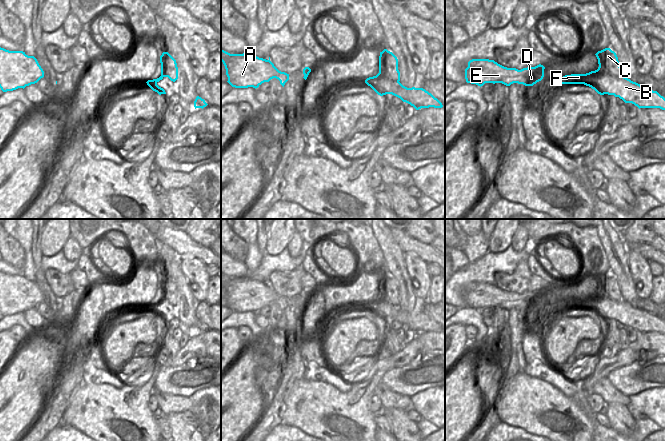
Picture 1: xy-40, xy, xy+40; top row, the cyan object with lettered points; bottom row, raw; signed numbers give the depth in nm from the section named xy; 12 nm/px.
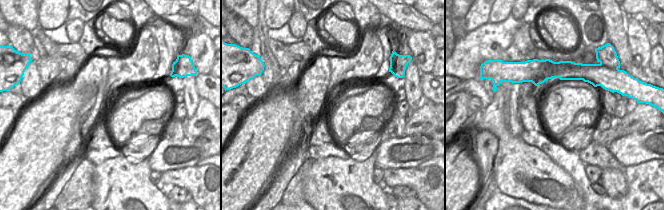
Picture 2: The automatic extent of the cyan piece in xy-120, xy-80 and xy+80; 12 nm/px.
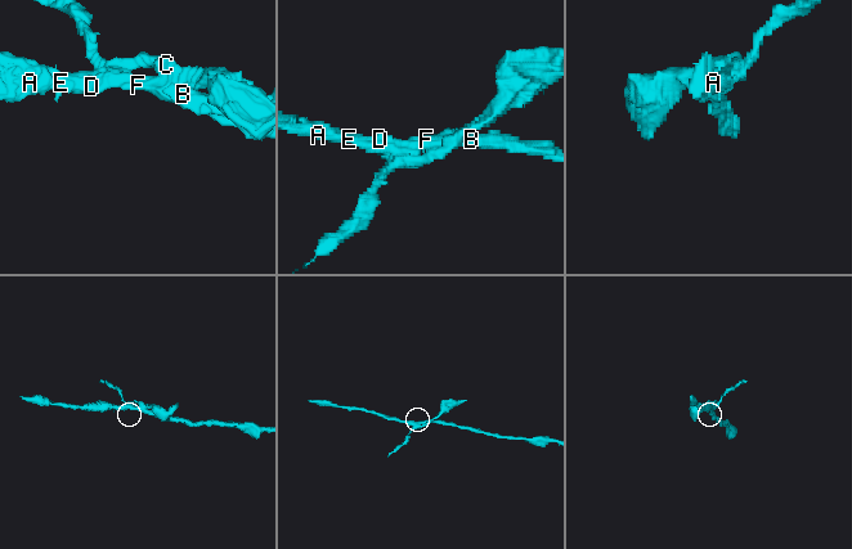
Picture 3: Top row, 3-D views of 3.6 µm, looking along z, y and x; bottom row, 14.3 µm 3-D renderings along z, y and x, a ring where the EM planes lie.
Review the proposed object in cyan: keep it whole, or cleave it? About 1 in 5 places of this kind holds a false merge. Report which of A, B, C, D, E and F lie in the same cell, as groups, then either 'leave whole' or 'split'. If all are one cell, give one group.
A B D E F / C; split

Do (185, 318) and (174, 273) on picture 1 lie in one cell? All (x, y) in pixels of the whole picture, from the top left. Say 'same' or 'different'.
same

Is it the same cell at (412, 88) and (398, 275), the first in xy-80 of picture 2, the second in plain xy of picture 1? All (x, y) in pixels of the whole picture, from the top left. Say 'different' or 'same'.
same

